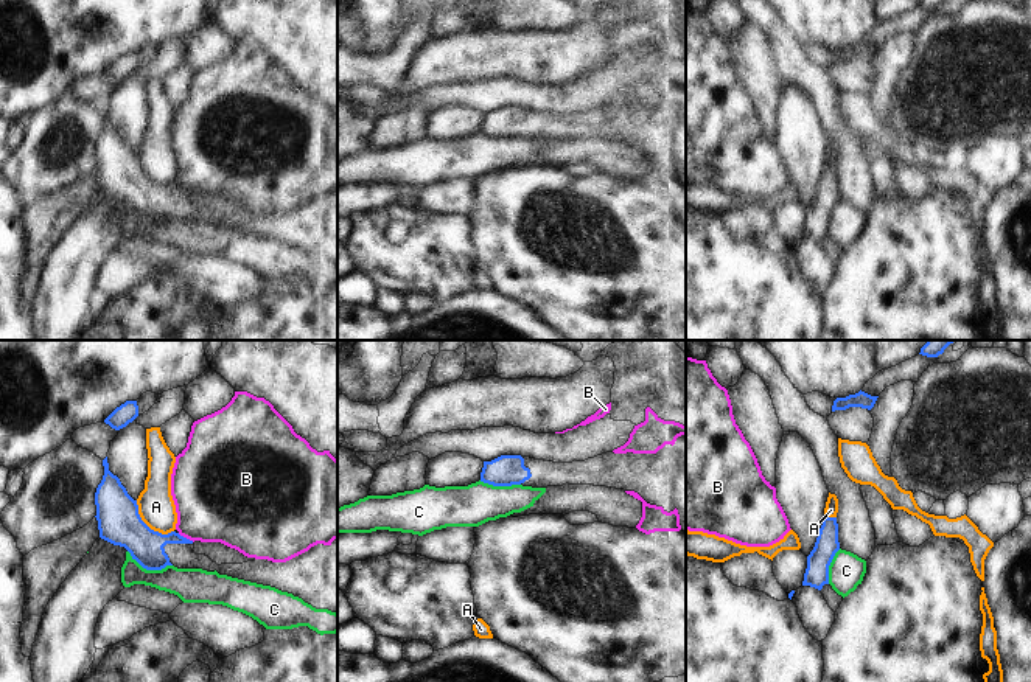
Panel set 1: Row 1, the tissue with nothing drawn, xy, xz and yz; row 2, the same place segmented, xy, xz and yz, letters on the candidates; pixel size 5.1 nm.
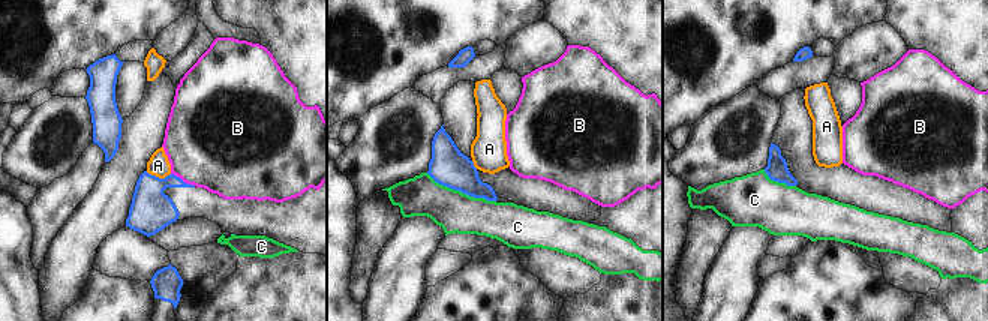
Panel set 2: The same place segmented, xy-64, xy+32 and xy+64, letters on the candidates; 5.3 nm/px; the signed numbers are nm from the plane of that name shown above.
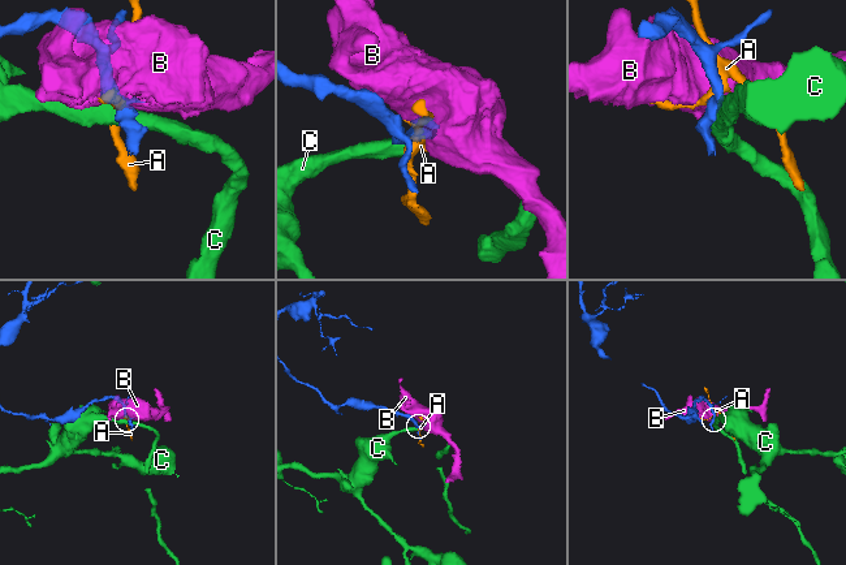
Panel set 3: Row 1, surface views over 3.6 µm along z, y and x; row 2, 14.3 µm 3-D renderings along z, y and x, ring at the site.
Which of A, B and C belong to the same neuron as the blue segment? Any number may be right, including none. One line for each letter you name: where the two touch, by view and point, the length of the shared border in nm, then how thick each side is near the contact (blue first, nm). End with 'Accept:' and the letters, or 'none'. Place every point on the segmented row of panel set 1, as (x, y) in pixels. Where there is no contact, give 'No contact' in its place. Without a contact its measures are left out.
Accept: none

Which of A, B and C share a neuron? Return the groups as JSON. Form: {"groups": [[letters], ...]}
{"groups": [["A"], ["B"], ["C"]]}

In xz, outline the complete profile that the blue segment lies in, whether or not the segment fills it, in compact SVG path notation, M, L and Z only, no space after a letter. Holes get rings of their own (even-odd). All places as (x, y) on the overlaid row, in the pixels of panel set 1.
M686 435L656 454L606 452L572 463L501 455L484 461L481 482L493 486L547 488L569 483L634 491L667 513L676 508L686 533Z

